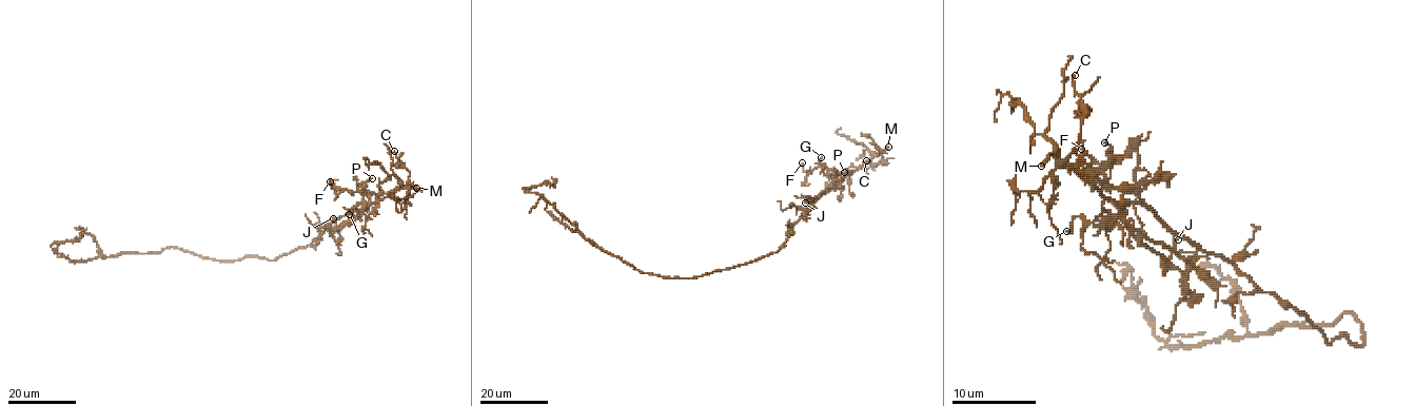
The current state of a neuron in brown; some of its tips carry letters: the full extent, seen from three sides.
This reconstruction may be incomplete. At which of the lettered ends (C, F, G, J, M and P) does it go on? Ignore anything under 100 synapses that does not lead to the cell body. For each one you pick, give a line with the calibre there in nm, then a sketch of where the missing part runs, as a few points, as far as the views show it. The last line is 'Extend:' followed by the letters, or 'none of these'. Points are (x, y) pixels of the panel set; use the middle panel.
M: 240 nm | (888, 147), (892, 143), (919, 146), (925, 156), (914, 136)
Extend: M

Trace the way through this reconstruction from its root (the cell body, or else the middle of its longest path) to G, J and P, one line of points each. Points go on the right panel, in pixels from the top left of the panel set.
G: (1341, 334), (1329, 343), (1301, 313), (1140, 204), (1127, 204), (1117, 218), (1077, 216), (1066, 231)
J: (1341, 334), (1329, 343), (1301, 313), (1144, 206), (1123, 208), (1132, 233), (1167, 263), (1178, 239)
P: (1341, 334), (1329, 343), (1149, 208), (1108, 199), (1090, 180), (1106, 180), (1104, 142)

